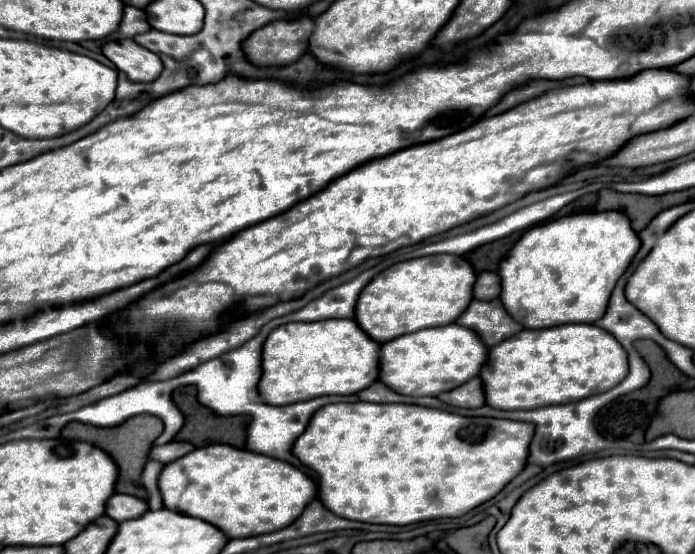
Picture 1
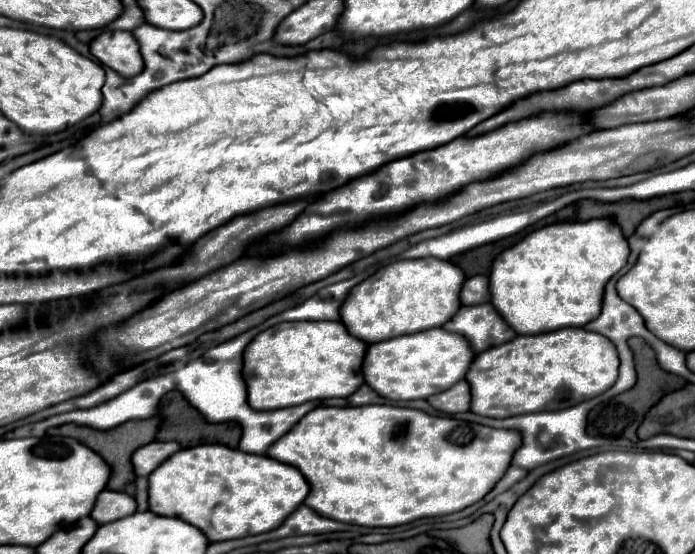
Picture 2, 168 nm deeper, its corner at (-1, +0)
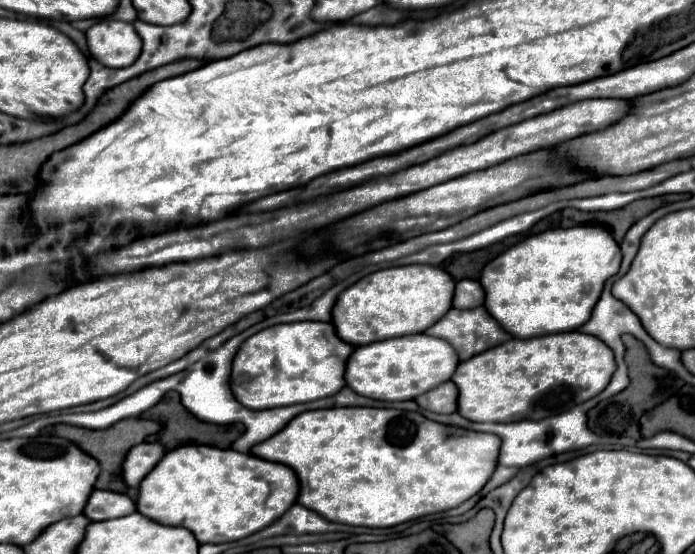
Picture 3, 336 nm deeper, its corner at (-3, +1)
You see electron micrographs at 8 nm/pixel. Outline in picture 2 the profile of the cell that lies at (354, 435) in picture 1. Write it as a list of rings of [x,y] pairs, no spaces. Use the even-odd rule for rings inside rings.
[[[350,406],[350,408],[316,408],[312,412],[308,412],[288,434],[284,434],[280,440],[276,440],[266,456],[280,460],[284,464],[292,464],[296,466],[306,482],[310,484],[310,494],[304,500],[306,506],[310,506],[312,510],[316,510],[320,516],[326,518],[334,518],[338,522],[348,522],[348,524],[358,524],[358,526],[400,526],[400,524],[408,524],[414,522],[418,518],[428,518],[428,516],[442,516],[442,514],[452,514],[458,510],[464,510],[466,506],[472,506],[474,502],[482,500],[492,488],[494,484],[504,476],[504,472],[510,466],[512,460],[512,450],[516,450],[516,442],[520,442],[520,434],[516,434],[514,430],[494,430],[494,428],[486,428],[480,424],[468,424],[462,420],[452,420],[452,418],[438,418],[438,416],[428,416],[426,412],[420,410],[412,410],[412,408],[398,408],[398,406]]]

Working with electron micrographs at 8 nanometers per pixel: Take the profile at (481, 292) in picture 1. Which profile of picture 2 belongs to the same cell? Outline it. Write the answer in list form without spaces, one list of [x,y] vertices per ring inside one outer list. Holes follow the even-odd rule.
[[[472,276],[466,278],[460,290],[460,302],[464,306],[474,306],[474,304],[484,304],[490,302],[490,292],[488,292],[488,278],[486,276]]]

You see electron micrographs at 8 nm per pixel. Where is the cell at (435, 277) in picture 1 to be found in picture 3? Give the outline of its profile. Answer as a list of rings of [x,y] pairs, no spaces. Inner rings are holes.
[[[402,265],[388,267],[362,277],[340,293],[334,309],[332,323],[338,337],[350,341],[350,345],[368,345],[374,341],[424,333],[446,309],[452,307],[454,285],[450,273],[434,265]]]

